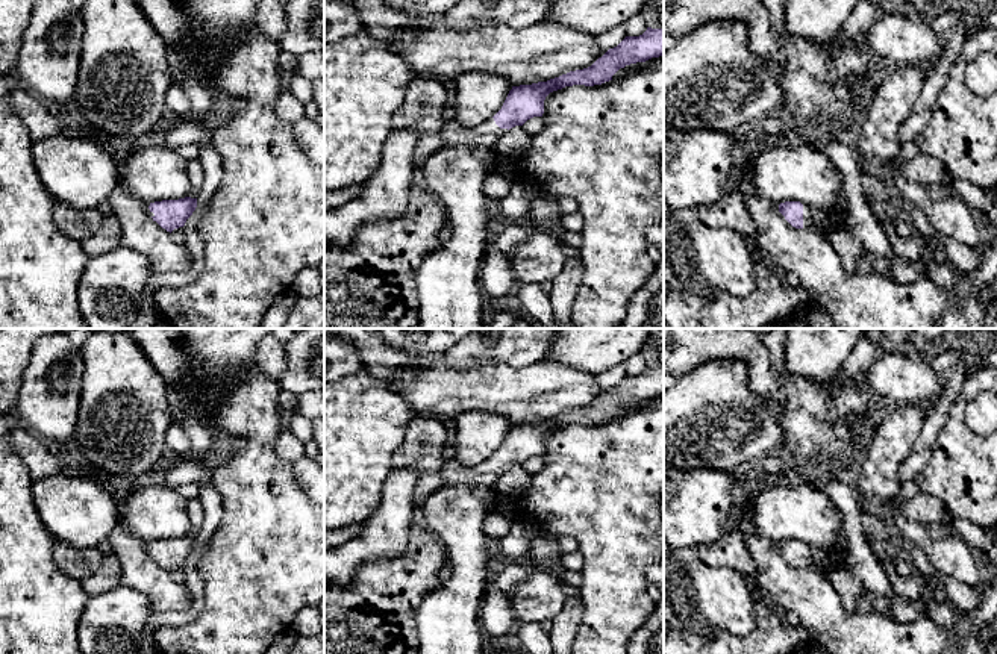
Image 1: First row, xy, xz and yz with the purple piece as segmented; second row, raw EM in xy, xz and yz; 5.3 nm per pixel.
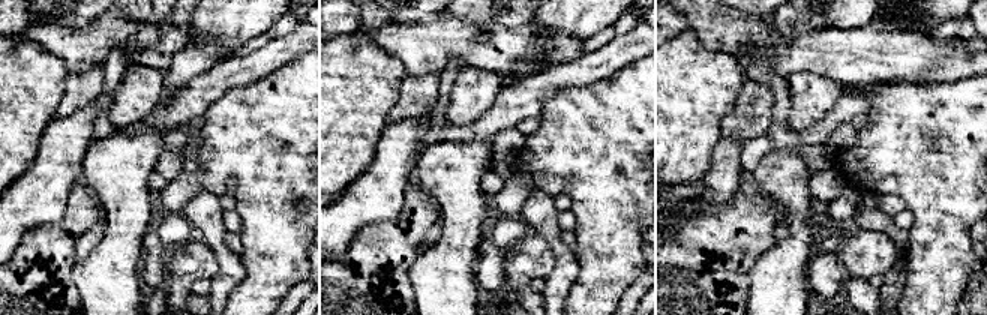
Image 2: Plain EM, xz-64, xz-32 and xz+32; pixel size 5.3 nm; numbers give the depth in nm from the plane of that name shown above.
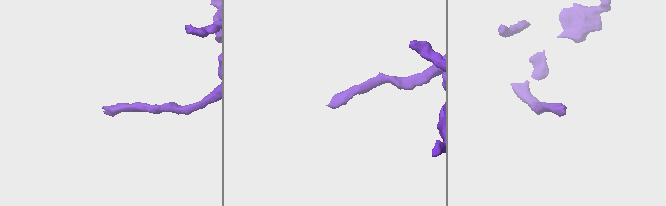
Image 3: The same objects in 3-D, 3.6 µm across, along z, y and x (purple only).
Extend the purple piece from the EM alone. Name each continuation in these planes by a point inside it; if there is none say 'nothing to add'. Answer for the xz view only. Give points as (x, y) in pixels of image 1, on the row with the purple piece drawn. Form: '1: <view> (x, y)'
1: xz (485, 135)

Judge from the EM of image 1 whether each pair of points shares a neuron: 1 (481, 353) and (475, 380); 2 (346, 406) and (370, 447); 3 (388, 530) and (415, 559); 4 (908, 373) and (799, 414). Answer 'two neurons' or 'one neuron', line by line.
1: two neurons
2: one neuron
3: two neurons
4: two neurons

